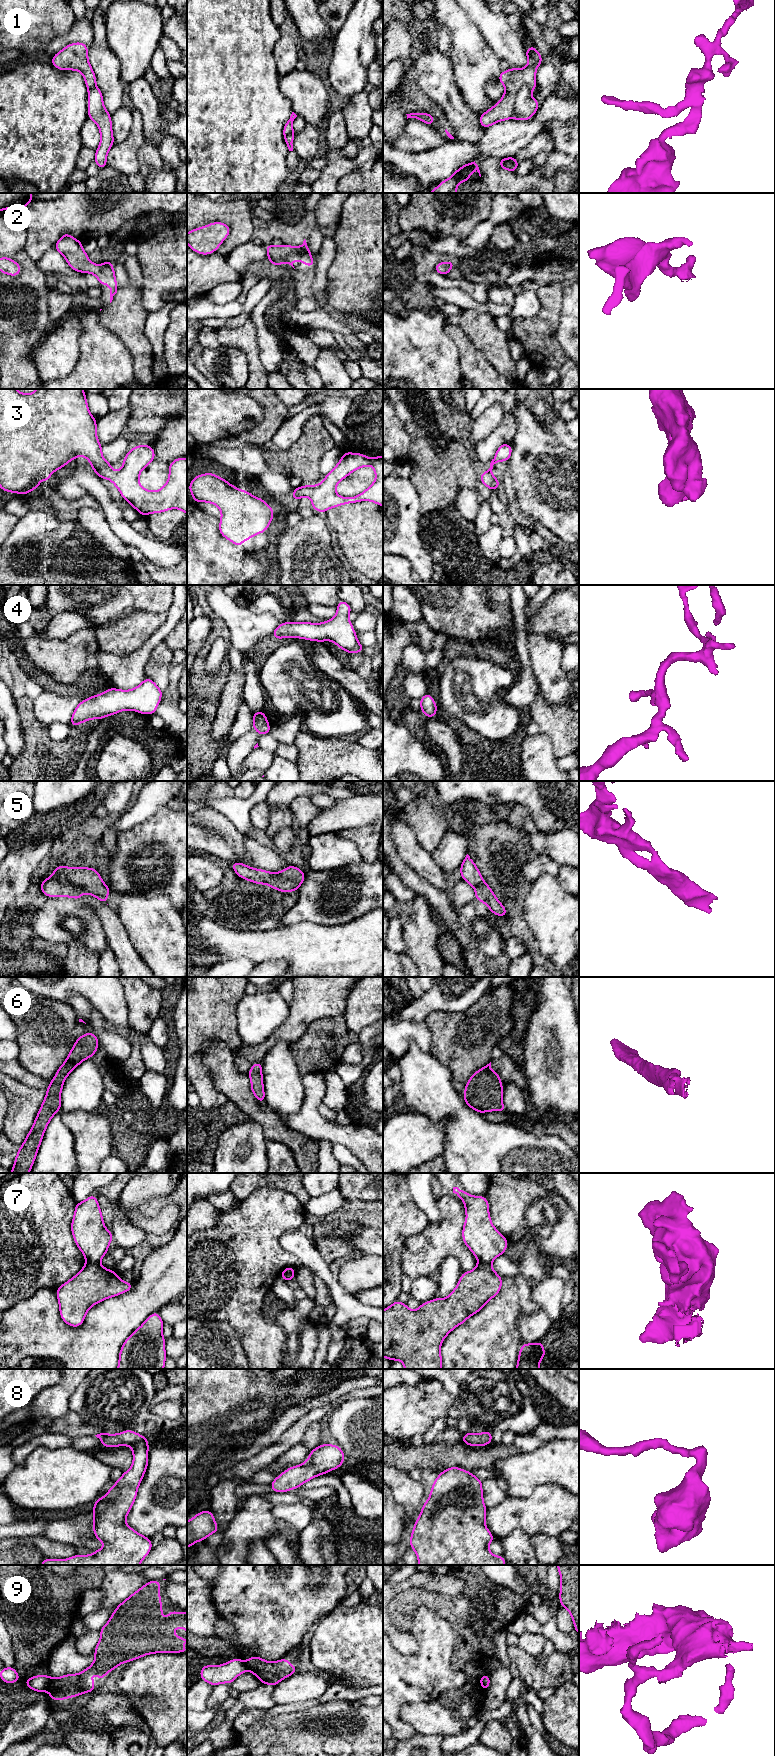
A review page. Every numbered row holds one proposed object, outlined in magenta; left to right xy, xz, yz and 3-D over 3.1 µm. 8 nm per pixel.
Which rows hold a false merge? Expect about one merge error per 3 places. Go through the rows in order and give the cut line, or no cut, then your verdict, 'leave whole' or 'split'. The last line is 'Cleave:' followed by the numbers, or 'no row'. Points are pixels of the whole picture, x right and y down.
1: cut none; leave whole
2: cut none; leave whole
3: cut none; leave whole
4: cut none; leave whole
5: cut none; leave whole
6: cut none; leave whole
7: cut xy (86, 1261), (98, 1263); split
8: cut none; leave whole
9: cut xy (52, 1678), (47, 1689); split
Cleave: 7, 9

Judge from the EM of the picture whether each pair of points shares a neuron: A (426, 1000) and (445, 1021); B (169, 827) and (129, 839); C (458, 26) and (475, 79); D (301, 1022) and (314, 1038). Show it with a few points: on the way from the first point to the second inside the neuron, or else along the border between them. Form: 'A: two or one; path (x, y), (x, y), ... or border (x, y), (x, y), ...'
A: two; border (458, 1011), (432, 1011), (424, 1020)
B: one; path (159, 837), (157, 839), (139, 839)
C: one; path (463, 39), (463, 52), (466, 57), (467, 66)
D: two; border (327, 1017), (314, 1020), (304, 1033), (290, 1044)

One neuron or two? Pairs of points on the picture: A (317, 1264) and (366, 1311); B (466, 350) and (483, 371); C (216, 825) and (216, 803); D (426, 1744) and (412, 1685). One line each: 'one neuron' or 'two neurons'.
A: one neuron
B: one neuron
C: two neurons
D: two neurons

